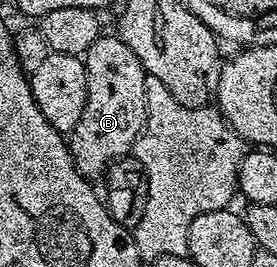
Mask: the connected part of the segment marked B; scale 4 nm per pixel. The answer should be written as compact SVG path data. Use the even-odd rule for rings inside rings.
M101 34L85 54L87 101L81 122L69 134L69 147L75 169L88 178L102 177L114 160L132 151L147 123L146 70L137 54L121 42L118 35Z

